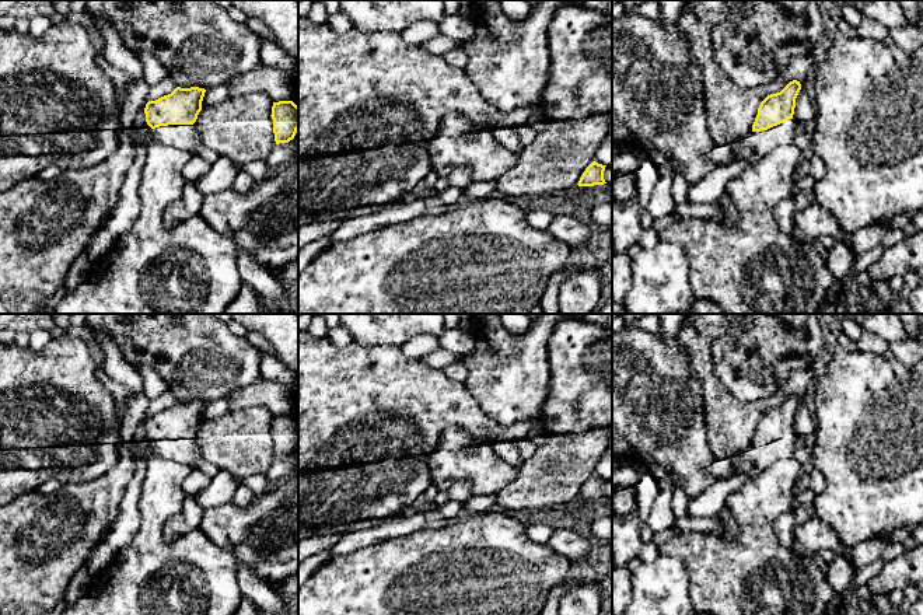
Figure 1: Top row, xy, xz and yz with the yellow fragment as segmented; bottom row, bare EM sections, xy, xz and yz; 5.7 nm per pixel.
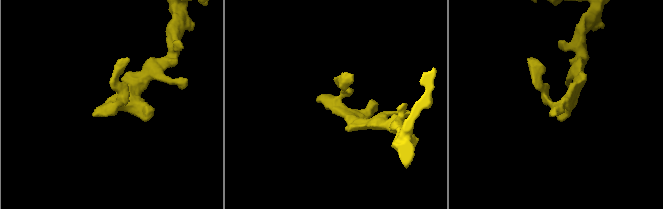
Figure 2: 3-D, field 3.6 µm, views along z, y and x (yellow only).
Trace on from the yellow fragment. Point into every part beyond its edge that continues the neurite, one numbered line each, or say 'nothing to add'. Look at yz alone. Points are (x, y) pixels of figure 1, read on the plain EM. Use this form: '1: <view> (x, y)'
1: yz (751, 463)

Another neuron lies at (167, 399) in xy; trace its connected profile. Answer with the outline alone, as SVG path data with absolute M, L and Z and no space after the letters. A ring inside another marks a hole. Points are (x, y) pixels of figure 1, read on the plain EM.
M167 389L158 398L148 401L147 415L155 415L164 409L171 408L176 402L174 394Z

